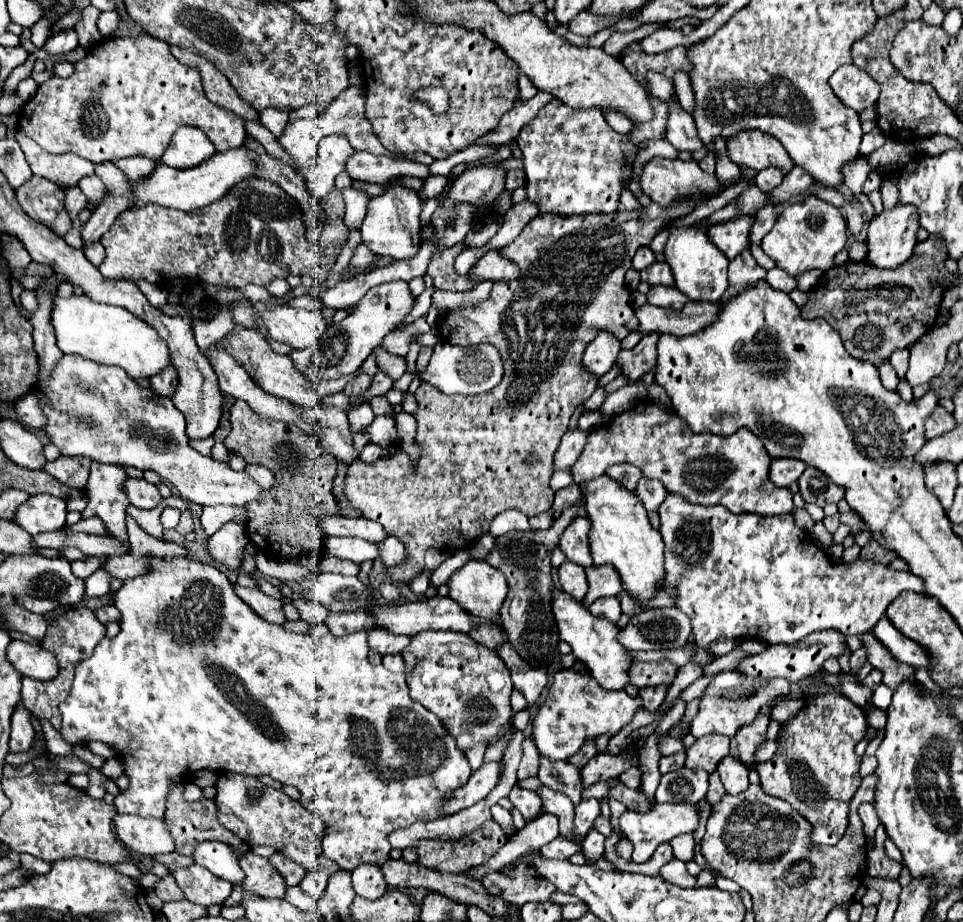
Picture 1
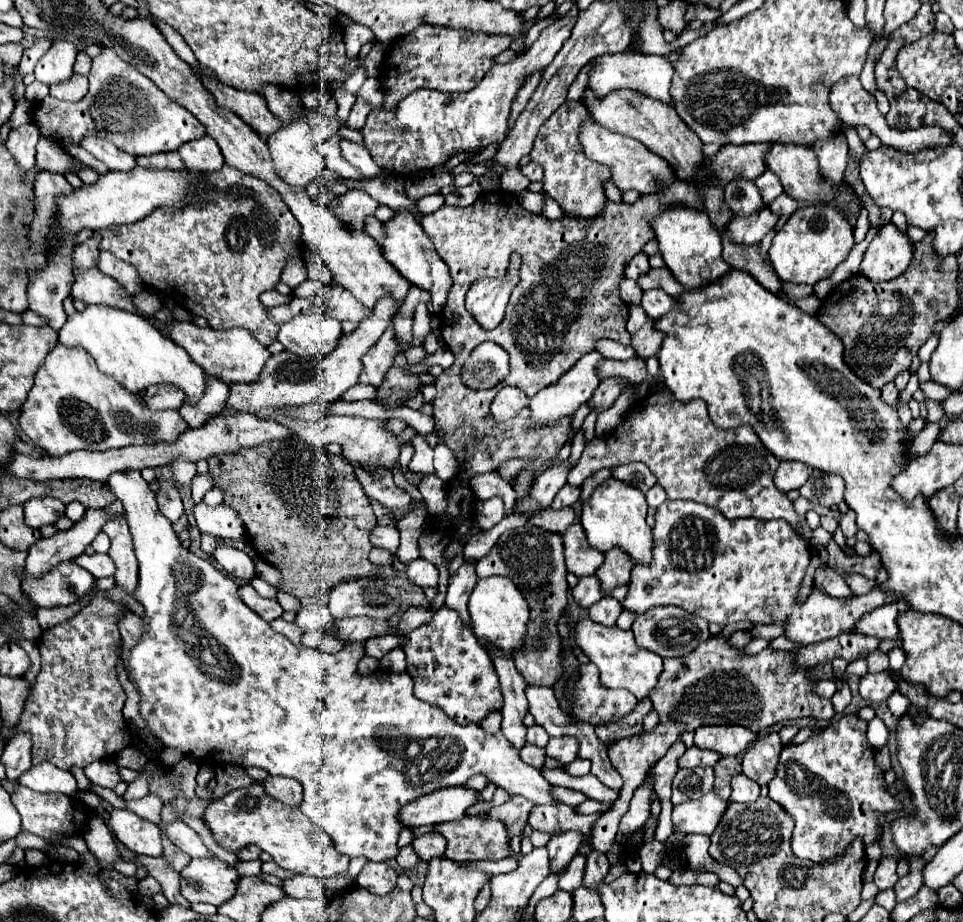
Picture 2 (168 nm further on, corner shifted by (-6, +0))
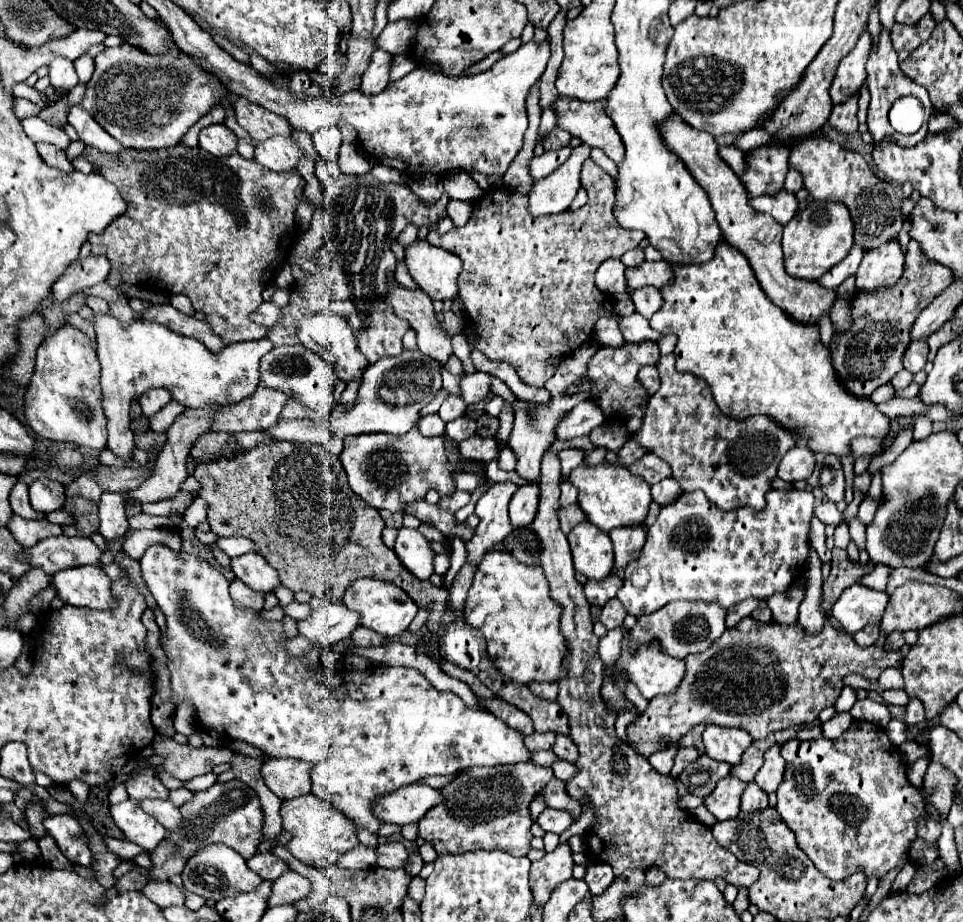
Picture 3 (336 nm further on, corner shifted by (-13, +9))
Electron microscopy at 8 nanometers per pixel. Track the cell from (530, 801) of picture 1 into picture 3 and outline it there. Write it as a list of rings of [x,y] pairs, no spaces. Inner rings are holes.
[[[545,809],[541,815],[539,815],[539,819],[537,819],[537,823],[539,823],[539,827],[543,829],[543,831],[551,831],[551,833],[557,833],[557,835],[561,835],[571,823],[573,823],[573,819],[571,819],[571,815],[567,813],[567,811],[557,811],[557,809]]]

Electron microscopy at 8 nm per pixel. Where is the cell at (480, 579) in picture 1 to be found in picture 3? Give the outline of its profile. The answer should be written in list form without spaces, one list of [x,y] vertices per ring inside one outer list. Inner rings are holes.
[[[489,551],[465,599],[463,619],[487,639],[487,655],[497,671],[515,685],[559,683],[567,677],[563,659],[569,653],[561,633],[561,605],[549,595],[543,569],[519,563],[511,553]]]

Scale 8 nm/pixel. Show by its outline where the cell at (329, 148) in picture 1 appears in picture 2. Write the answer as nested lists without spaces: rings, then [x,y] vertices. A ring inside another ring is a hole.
[[[356,100],[356,104],[352,106],[352,110],[350,110],[350,118],[348,118],[348,122],[346,122],[346,126],[350,128],[350,130],[362,130],[362,126],[366,124],[366,116],[368,116],[368,112],[372,110],[372,106],[366,102],[366,100]]]

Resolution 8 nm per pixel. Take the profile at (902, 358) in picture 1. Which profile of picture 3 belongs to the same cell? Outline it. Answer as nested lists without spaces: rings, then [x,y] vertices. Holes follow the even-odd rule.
[[[901,369],[889,383],[891,383],[895,389],[905,389],[911,381],[913,381],[913,373],[909,373],[907,369]]]

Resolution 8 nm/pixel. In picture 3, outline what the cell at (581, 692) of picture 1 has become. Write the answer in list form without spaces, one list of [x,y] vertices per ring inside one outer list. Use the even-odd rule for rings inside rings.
[[[557,735],[553,753],[563,761],[569,761],[569,763],[577,761],[577,745],[573,743],[573,739],[569,735]]]

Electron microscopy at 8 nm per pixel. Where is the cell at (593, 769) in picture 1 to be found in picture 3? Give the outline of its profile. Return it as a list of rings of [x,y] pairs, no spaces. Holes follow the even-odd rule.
[[[753,617],[743,619],[731,631],[727,629],[709,651],[701,655],[689,655],[685,659],[687,675],[681,687],[673,695],[659,695],[647,707],[647,711],[639,717],[639,721],[627,727],[627,735],[643,757],[665,749],[661,739],[679,739],[693,725],[721,725],[721,727],[737,727],[745,729],[753,739],[765,739],[769,733],[783,731],[789,727],[805,727],[811,725],[825,707],[833,707],[839,697],[843,685],[843,677],[849,673],[859,673],[865,679],[879,679],[881,671],[887,667],[901,667],[903,655],[901,651],[885,651],[877,645],[859,647],[849,633],[835,629],[829,621],[825,621],[823,631],[815,635],[805,635],[805,629],[799,623],[783,625],[783,623],[759,623]]]

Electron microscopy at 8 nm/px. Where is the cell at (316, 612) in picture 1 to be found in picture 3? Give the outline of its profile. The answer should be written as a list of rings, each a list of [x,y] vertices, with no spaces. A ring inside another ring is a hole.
[[[293,601],[293,603],[285,605],[283,611],[285,611],[285,615],[297,615],[299,619],[305,619],[305,615],[309,615],[309,611],[311,611],[311,605],[303,605],[303,603]]]

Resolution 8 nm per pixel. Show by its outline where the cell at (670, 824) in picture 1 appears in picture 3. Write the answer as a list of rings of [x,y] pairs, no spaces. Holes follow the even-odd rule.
[[[729,775],[717,783],[715,791],[705,797],[707,809],[717,817],[717,821],[725,819],[735,819],[739,815],[739,805],[741,805],[741,795],[747,789],[747,783]]]

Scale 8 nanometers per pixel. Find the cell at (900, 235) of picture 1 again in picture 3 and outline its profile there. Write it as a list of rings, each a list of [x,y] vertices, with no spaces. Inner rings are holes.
[[[885,243],[877,251],[867,251],[855,273],[855,285],[863,293],[875,293],[883,287],[893,287],[903,273],[905,255],[899,243]]]

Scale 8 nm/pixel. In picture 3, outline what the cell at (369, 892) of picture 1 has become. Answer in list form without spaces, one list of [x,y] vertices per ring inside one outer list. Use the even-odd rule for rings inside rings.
[[[383,843],[377,847],[377,865],[385,869],[399,869],[407,861],[407,849],[403,843]]]

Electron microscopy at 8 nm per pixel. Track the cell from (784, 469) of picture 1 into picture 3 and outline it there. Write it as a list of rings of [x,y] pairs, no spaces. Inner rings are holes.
[[[797,445],[781,459],[777,477],[787,483],[795,483],[799,479],[807,479],[813,473],[813,467],[815,467],[815,455],[807,447]]]

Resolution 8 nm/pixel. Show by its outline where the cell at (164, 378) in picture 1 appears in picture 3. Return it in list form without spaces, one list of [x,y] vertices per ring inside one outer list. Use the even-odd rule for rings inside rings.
[[[149,389],[149,391],[145,391],[145,393],[139,397],[139,403],[141,403],[141,409],[143,409],[143,415],[145,415],[145,417],[155,415],[155,413],[157,413],[161,407],[165,407],[169,401],[171,401],[171,395],[169,395],[169,391],[165,391],[165,389]]]

